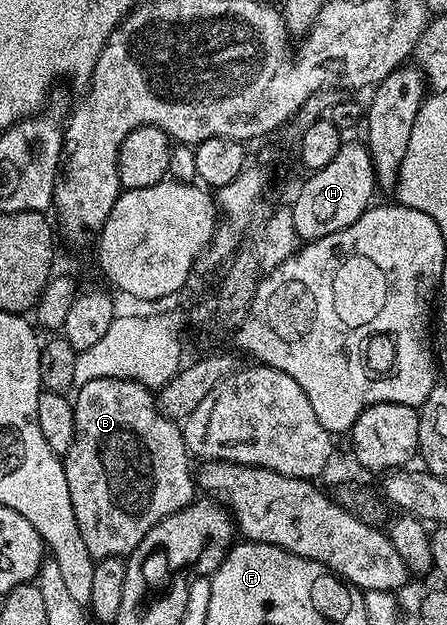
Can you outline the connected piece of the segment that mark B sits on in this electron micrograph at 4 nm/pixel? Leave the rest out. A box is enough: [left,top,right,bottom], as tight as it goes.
[63,378,198,560]

